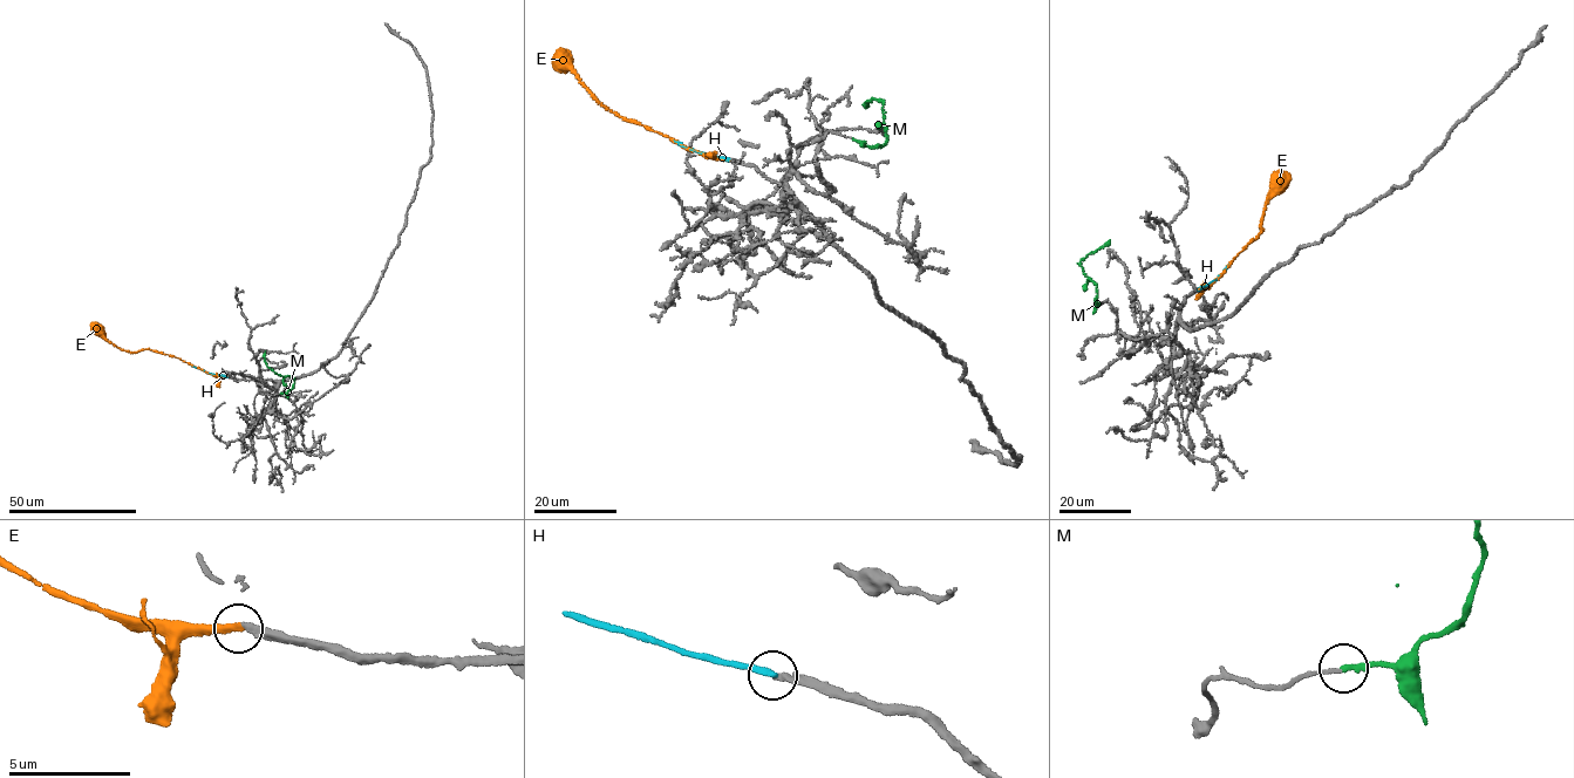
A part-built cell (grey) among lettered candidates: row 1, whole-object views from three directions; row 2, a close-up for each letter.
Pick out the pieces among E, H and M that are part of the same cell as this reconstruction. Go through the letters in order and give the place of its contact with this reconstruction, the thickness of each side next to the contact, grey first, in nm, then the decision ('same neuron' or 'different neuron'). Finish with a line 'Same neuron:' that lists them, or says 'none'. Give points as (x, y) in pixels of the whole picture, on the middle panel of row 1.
E: (728, 159) | 240/280 nm | same neuron
H: (728, 159) | 240/240 nm | different neuron
M: (853, 140) | 140/200 nm | same neuron
Same neuron: E, M

